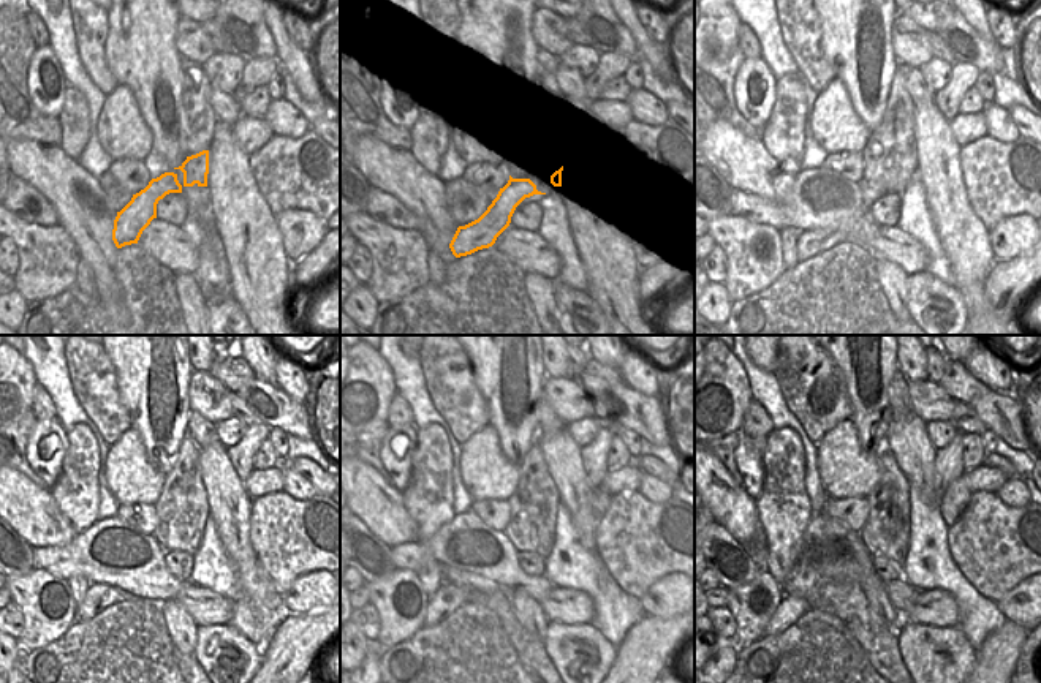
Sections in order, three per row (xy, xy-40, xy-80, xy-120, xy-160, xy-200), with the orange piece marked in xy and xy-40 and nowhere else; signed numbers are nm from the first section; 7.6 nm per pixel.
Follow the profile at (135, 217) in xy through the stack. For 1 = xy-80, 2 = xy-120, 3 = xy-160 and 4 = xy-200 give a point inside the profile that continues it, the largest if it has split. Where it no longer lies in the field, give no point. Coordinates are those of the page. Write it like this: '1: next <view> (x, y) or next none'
1: next xy-80 (809, 244)
2: next xy-120 (97, 598)
3: next xy-160 (448, 598)
4: next xy-200 (790, 609)

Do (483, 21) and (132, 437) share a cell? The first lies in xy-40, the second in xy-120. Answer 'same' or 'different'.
different

